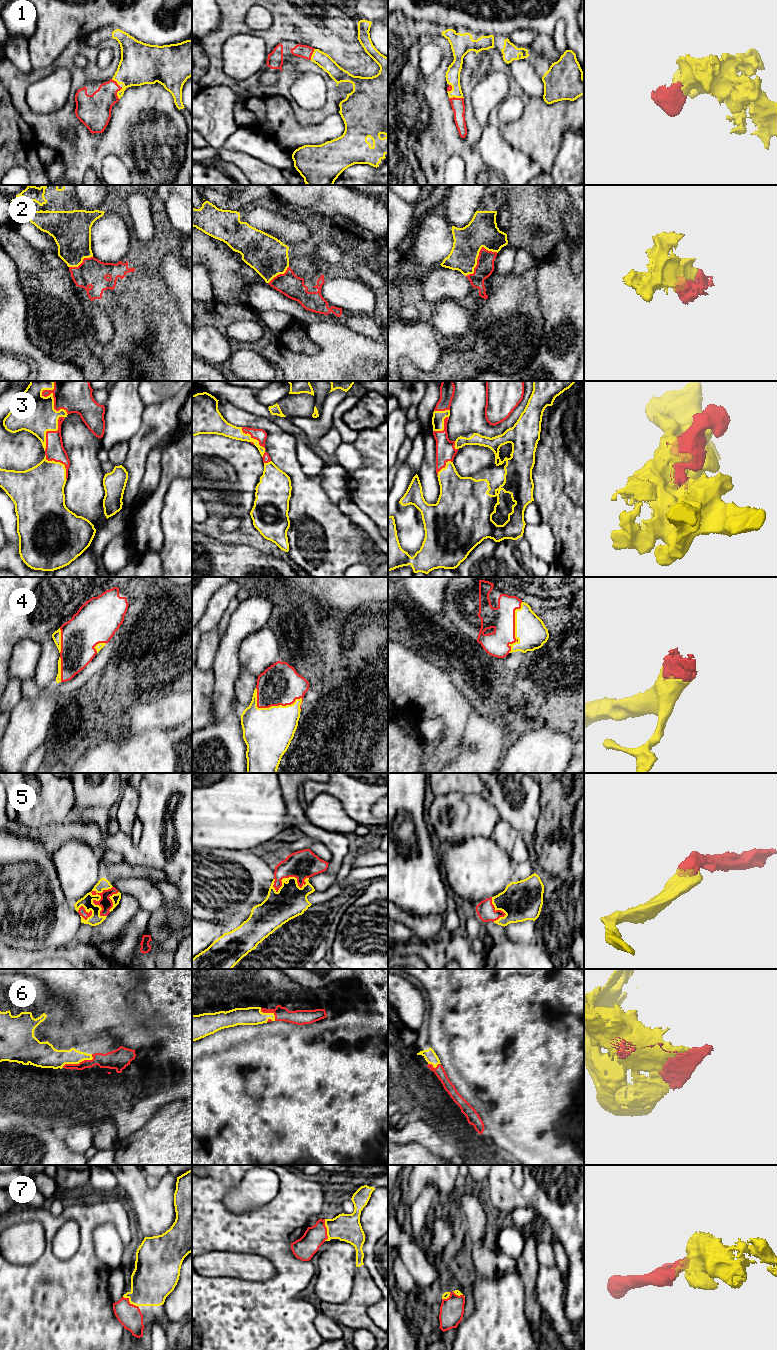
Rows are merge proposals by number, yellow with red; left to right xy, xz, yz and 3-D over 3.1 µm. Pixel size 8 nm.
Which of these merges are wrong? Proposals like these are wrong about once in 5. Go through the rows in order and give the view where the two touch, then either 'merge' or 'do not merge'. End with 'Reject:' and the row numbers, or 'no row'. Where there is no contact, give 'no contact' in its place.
1: meets yellow in yz; merge
2: meets yellow in yz; merge
3: meets yellow in xy; merge
4: meets yellow in xz; merge
5: meets yellow in xy; merge
6: meets yellow in xy; merge
7: meets yellow in xz; merge
Reject: no row

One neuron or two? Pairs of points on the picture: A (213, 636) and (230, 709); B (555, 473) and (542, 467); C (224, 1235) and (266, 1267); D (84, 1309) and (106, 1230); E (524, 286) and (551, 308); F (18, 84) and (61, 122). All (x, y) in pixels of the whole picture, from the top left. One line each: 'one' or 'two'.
A: two
B: one
C: two
D: two
E: two
F: one

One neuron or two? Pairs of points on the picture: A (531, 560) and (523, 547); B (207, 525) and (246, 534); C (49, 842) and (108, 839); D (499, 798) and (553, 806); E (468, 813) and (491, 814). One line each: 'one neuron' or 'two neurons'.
A: one neuron
B: one neuron
C: one neuron
D: two neurons
E: one neuron

